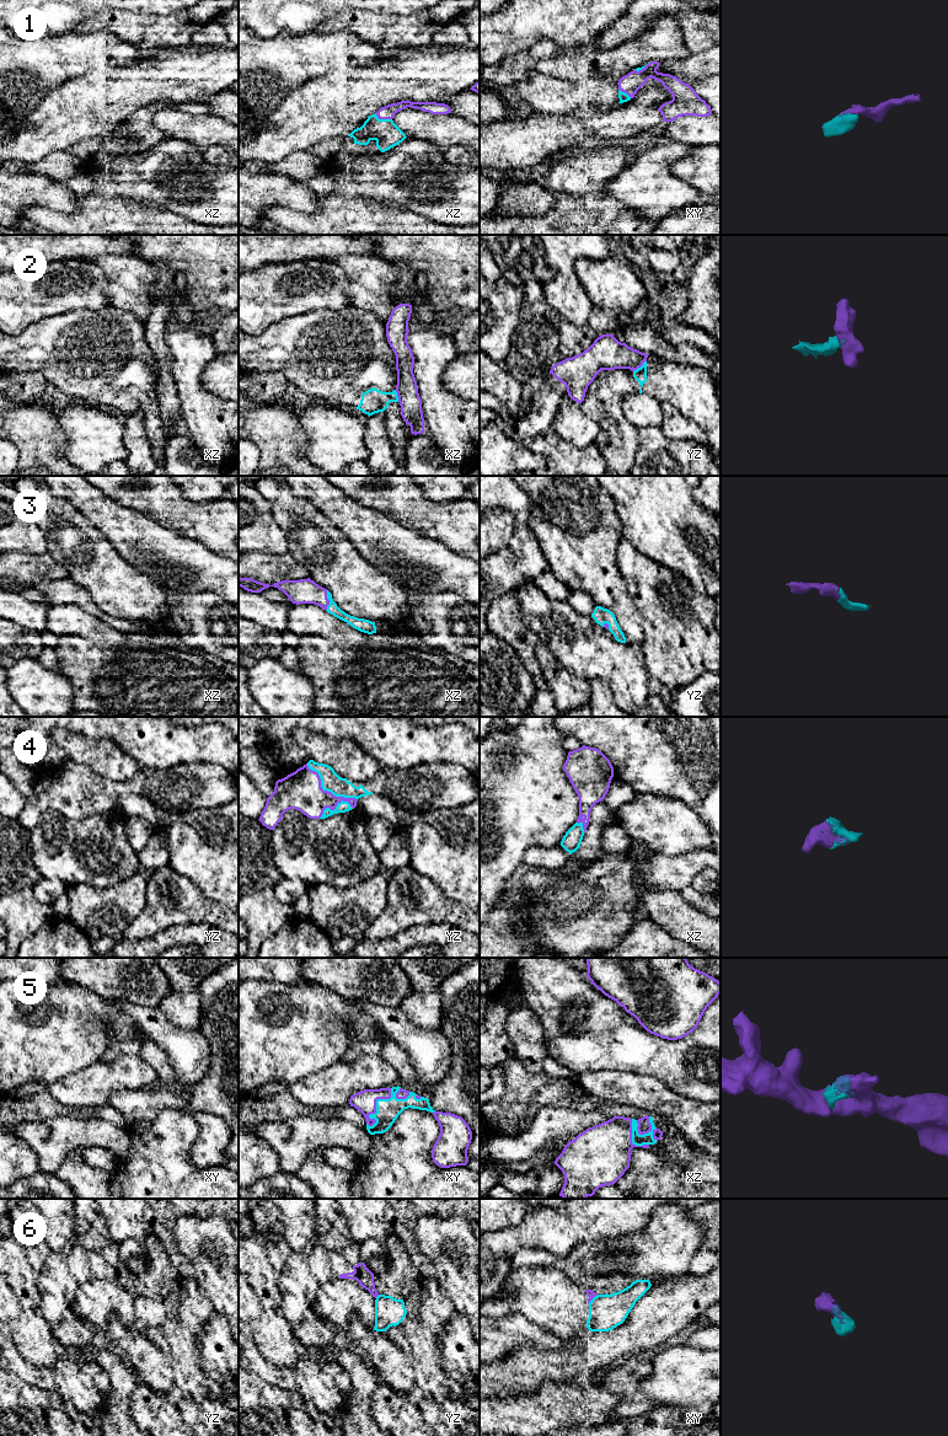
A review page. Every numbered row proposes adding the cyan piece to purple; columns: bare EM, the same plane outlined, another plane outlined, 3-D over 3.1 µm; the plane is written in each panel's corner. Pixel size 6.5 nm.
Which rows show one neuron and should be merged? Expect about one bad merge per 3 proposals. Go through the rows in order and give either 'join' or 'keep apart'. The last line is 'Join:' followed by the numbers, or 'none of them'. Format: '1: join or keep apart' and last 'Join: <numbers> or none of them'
1: join
2: keep apart
3: join
4: join
5: join
6: keep apart
Join: 1, 3, 4, 5

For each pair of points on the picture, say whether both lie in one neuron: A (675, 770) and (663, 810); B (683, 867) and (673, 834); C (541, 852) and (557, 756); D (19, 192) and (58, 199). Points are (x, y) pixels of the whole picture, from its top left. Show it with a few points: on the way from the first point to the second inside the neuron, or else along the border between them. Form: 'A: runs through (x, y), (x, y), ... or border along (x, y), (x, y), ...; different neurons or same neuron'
A: border along (638, 792), (678, 798), (692, 809); different neurons
B: border along (707, 848), (697, 848), (680, 855), (655, 855); different neurons
C: border along (560, 842), (552, 846), (531, 846), (521, 862); different neurons
D: runs through (28, 192), (48, 193); same neuron

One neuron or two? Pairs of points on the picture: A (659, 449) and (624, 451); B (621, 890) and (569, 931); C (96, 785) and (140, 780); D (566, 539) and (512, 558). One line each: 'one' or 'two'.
A: two
B: one
C: one
D: two

